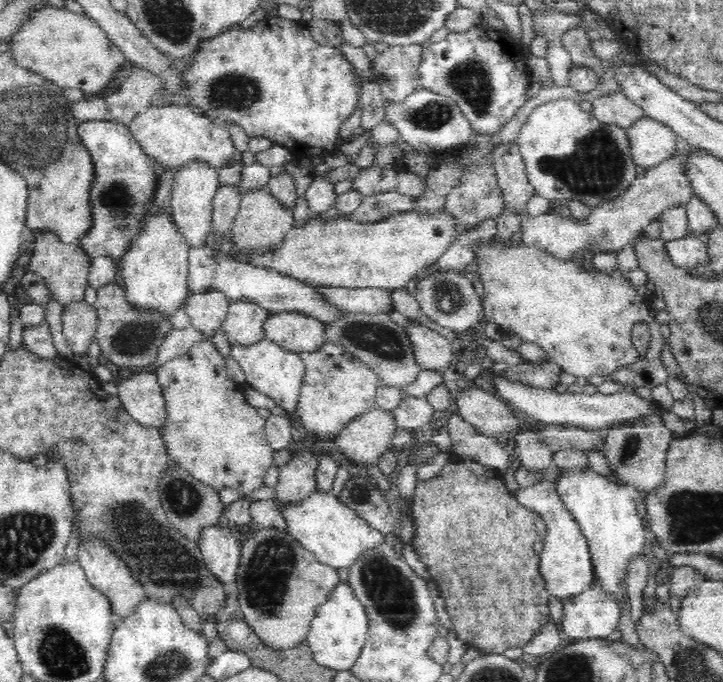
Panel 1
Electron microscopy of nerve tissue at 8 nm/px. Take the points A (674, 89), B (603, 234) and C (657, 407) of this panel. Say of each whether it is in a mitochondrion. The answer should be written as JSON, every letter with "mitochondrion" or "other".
{"A":"other","B":"mitochondrion","C":"other"}

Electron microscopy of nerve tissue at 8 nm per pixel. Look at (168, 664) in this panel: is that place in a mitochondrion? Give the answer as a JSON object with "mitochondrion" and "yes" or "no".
{"mitochondrion":"yes"}

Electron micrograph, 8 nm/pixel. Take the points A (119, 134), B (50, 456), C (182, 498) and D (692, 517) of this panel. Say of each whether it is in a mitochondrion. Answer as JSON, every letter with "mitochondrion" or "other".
{"A":"other","B":"other","C":"mitochondrion","D":"mitochondrion"}

